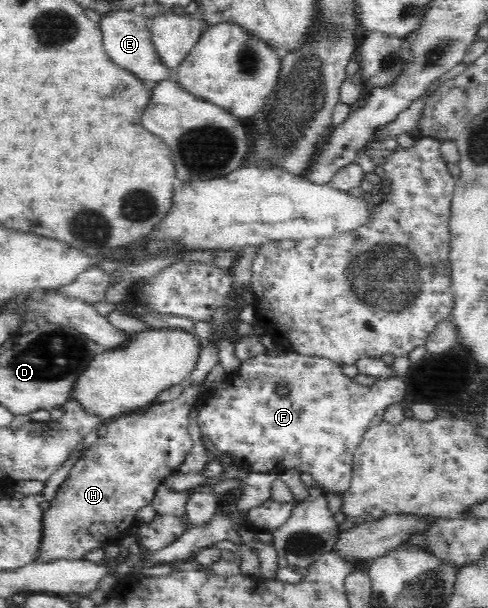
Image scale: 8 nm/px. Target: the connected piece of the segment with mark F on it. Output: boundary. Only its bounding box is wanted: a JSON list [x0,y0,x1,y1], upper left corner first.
[197,350,406,493]

